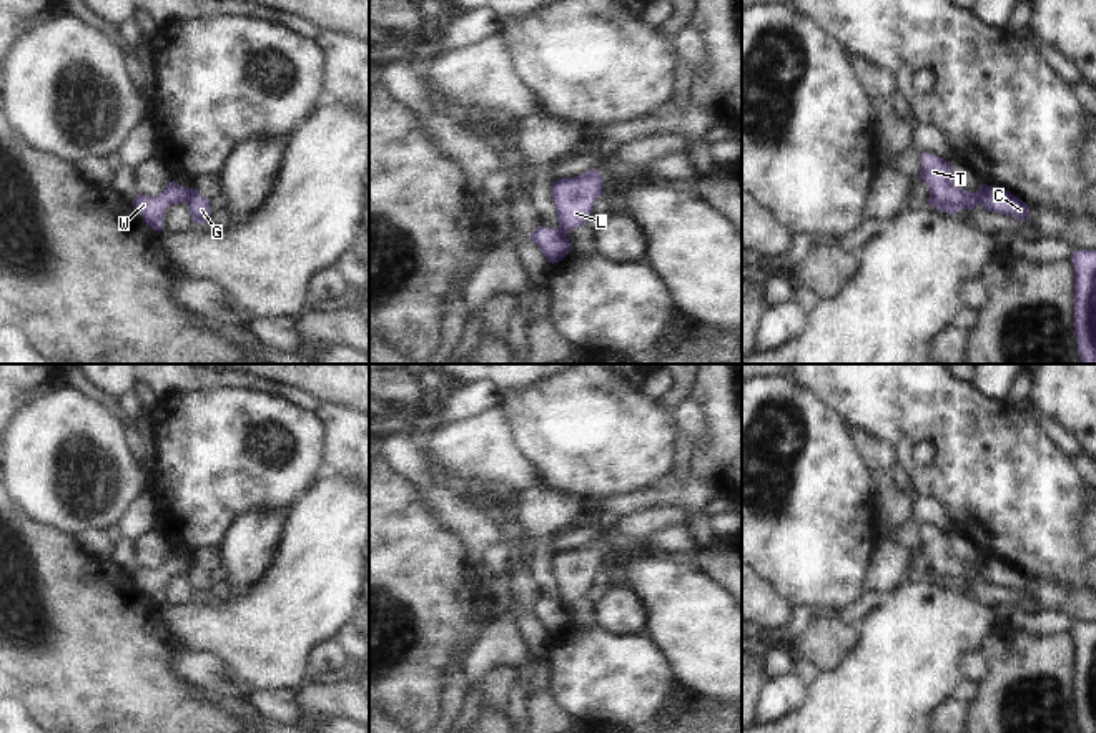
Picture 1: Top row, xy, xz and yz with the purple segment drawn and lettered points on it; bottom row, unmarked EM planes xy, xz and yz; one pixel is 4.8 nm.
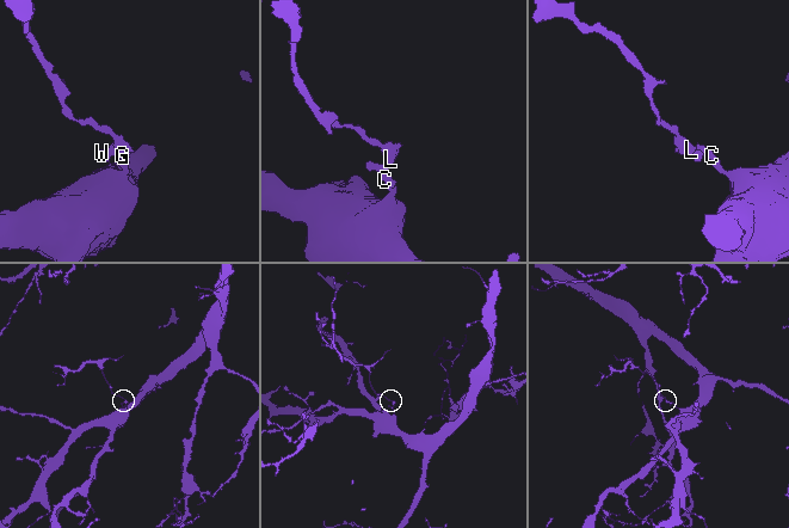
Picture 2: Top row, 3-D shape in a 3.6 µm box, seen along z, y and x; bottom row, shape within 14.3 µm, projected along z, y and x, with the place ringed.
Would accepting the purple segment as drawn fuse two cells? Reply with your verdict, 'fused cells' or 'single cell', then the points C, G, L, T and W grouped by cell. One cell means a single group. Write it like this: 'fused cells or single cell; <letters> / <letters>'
fused cells; C W / G L T

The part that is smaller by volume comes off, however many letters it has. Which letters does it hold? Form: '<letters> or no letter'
G, L, T

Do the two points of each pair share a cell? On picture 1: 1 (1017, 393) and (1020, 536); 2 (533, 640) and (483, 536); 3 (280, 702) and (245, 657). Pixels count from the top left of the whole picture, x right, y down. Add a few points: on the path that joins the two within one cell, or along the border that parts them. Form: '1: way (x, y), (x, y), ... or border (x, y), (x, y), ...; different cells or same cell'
1: border (1007, 399), (1018, 408); different cells
2: border (498, 524), (503, 539); different cells
3: border (293, 690), (256, 690), (250, 693); different cells

